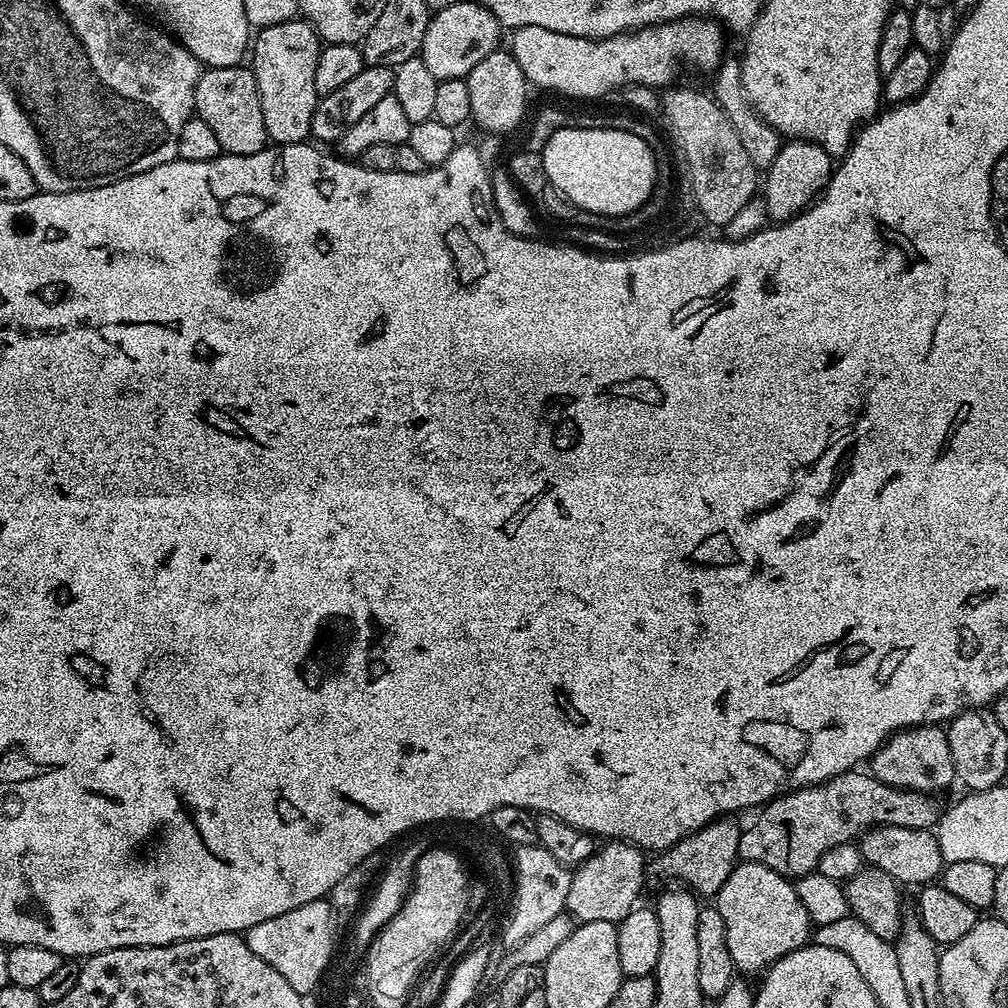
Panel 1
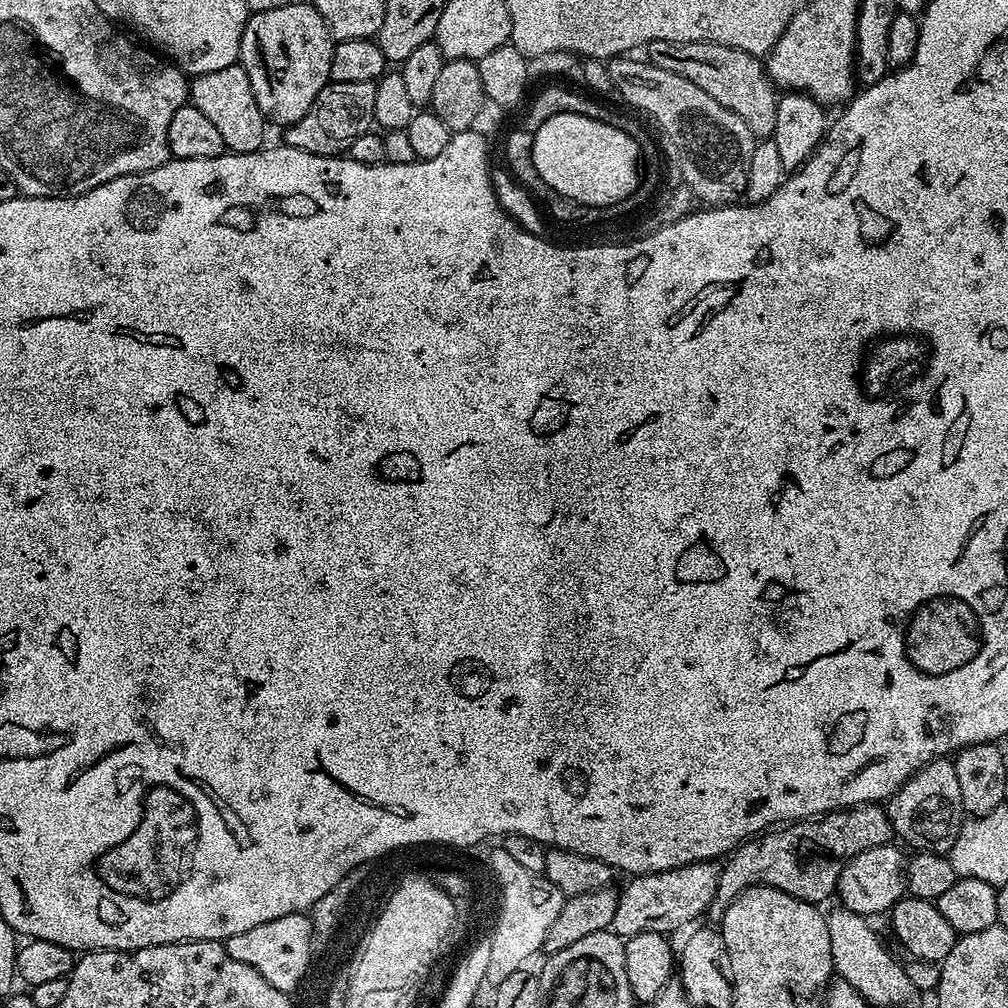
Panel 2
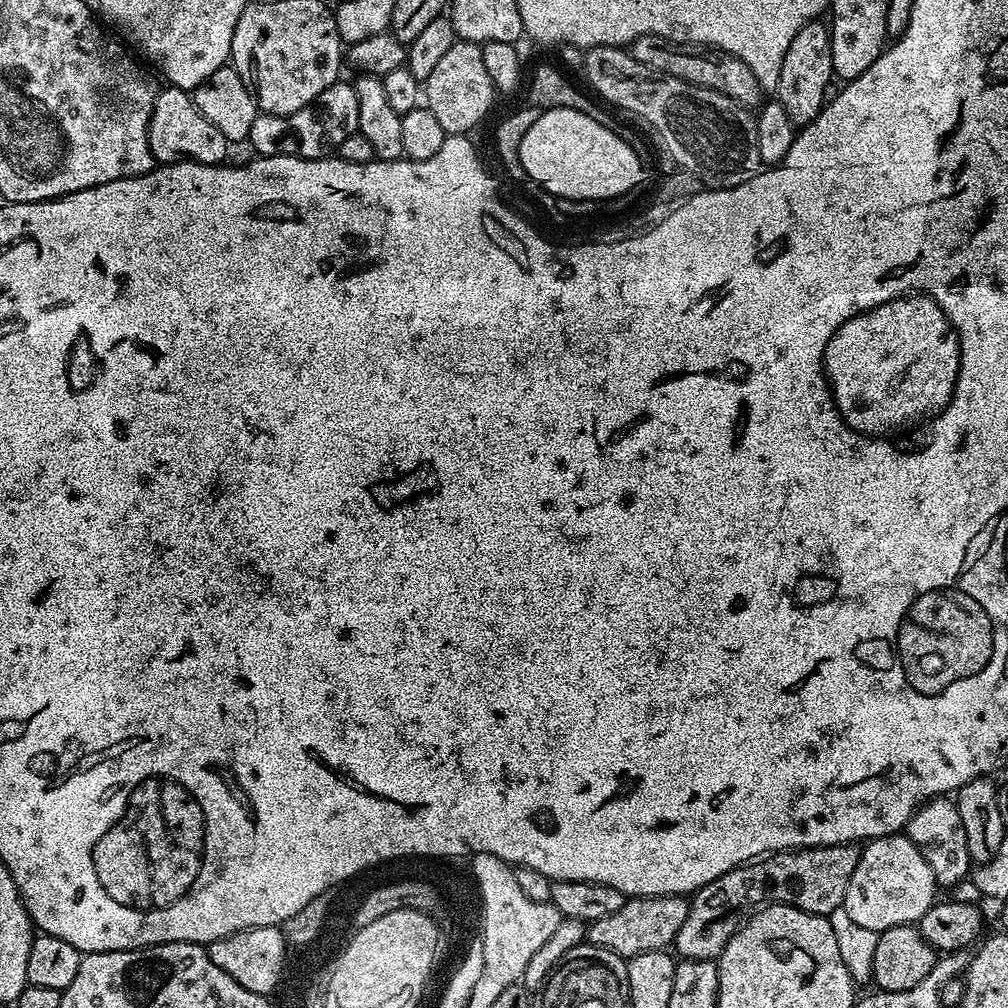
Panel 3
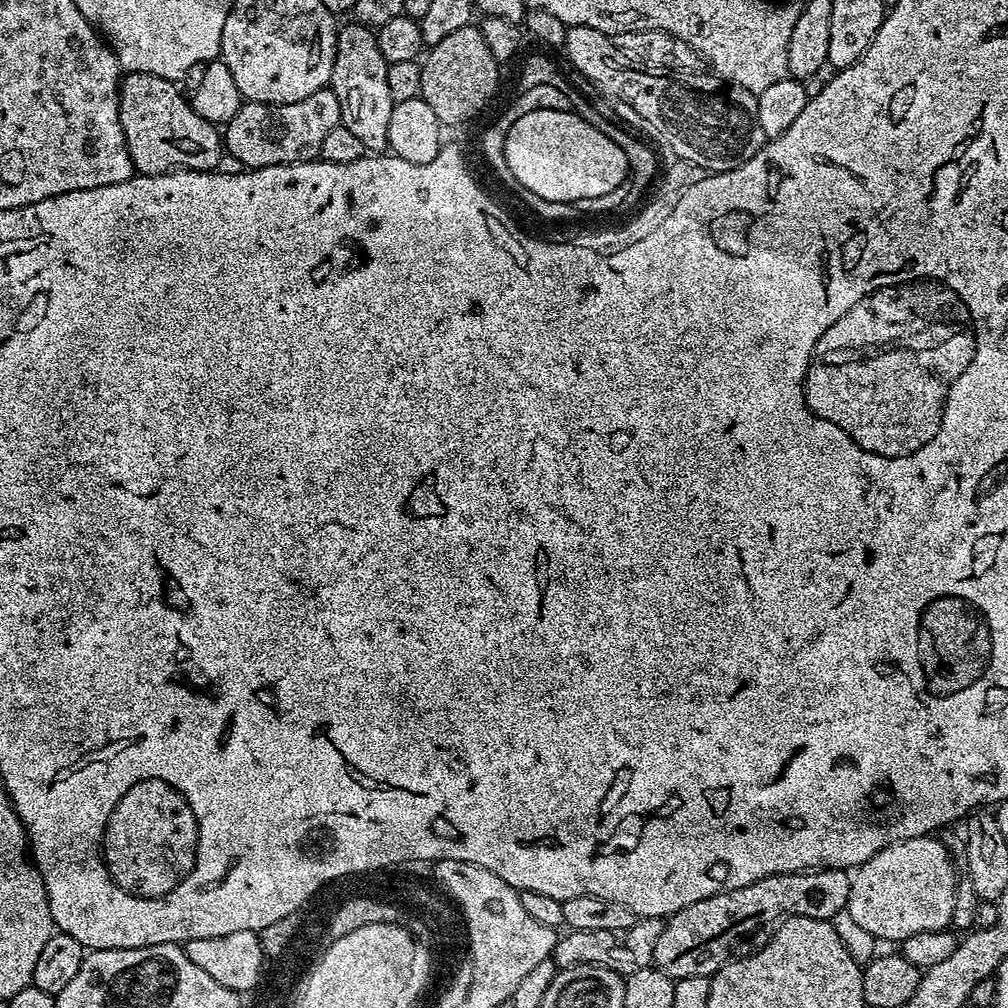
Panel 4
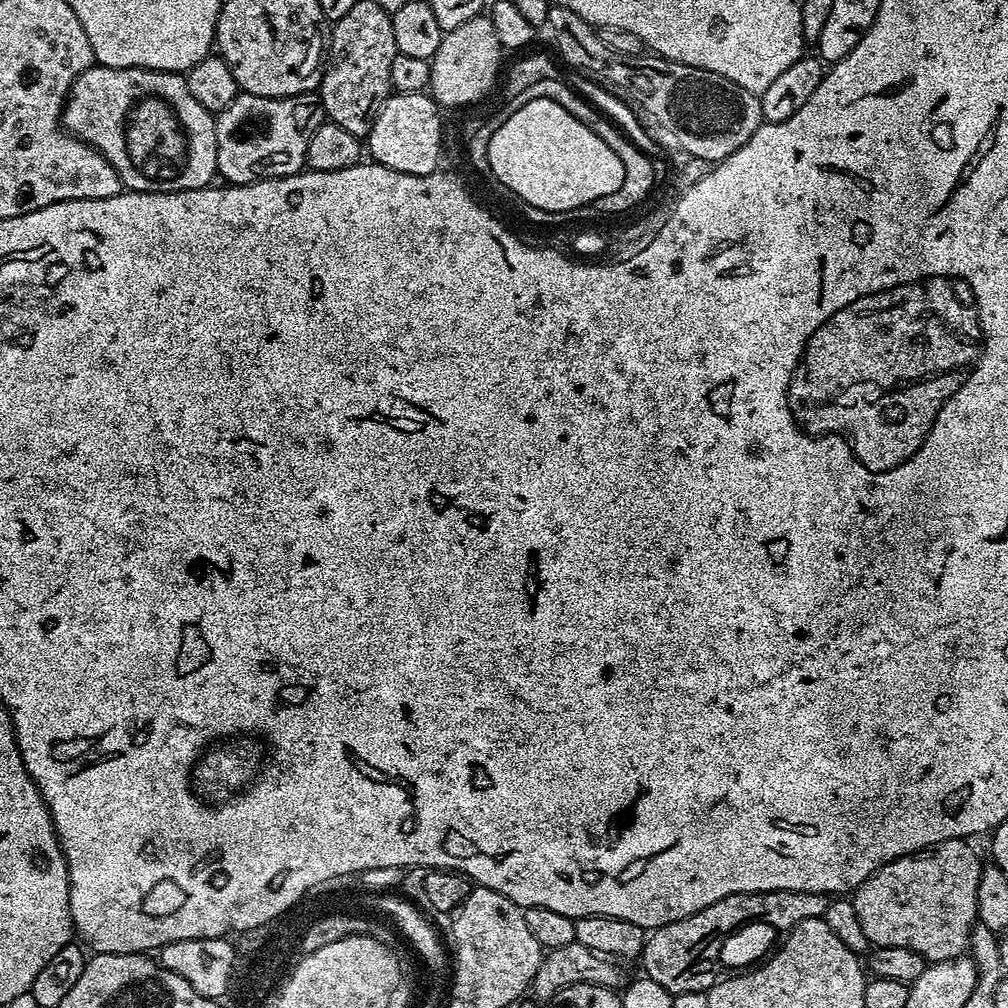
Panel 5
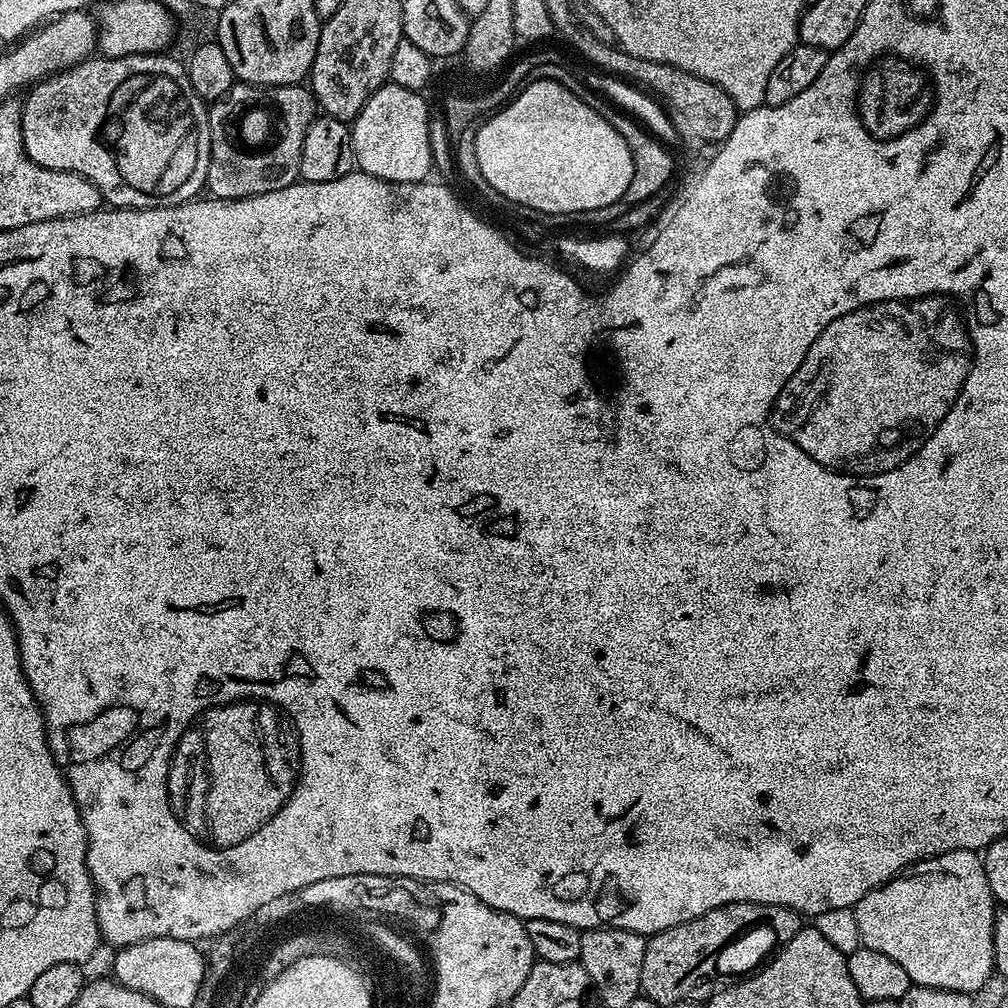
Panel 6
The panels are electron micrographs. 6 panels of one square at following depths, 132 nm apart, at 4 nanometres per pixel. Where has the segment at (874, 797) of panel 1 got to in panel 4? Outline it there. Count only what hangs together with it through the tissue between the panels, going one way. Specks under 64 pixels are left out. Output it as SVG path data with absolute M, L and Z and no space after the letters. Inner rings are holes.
M818 868L774 874L758 882L750 882L750 886L719 892L678 910L664 920L662 934L658 934L658 946L654 946L652 964L674 981L699 976L711 978L726 963L728 943L738 939L747 928L768 924L775 916L831 920L847 909L851 885L851 875L845 869Z

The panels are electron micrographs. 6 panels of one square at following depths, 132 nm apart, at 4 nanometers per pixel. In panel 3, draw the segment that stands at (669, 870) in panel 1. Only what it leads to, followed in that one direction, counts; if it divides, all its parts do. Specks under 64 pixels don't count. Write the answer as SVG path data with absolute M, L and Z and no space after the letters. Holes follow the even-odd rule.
M633 896L625 899L622 910L591 921L586 928L586 940L625 958L647 952L663 952L675 943L688 913L689 901L685 897Z

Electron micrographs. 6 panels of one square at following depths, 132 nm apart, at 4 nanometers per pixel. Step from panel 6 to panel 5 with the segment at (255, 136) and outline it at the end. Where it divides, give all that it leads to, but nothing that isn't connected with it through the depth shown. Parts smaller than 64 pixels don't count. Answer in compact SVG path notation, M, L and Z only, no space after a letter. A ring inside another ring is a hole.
M244 92L236 96L234 102L230 102L230 106L226 106L226 110L216 116L216 170L219 179L229 185L252 184L256 180L277 180L280 176L296 176L305 171L306 146L310 146L314 130L318 130L318 126L325 123L325 120L324 107L312 94L270 98Z

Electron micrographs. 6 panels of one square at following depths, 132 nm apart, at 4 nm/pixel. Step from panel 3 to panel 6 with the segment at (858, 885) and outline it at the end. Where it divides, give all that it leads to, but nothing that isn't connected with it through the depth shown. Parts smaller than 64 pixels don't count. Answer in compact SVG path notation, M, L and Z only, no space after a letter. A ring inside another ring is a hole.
M954 850L941 856L932 856L928 860L921 860L919 864L915 865L914 870L909 871L907 874L893 876L885 884L880 884L874 890L870 890L870 894L866 894L856 903L854 911L858 922L861 945L870 950L878 950L878 954L886 954L886 958L894 958L894 962L898 962L898 966L902 966L902 970L906 970L906 974L910 974L915 987L941 988L951 992L976 994L976 991L996 972L996 963L994 962L994 922L996 921L998 905L996 899L992 897L990 882L986 882L984 861L975 852Z

